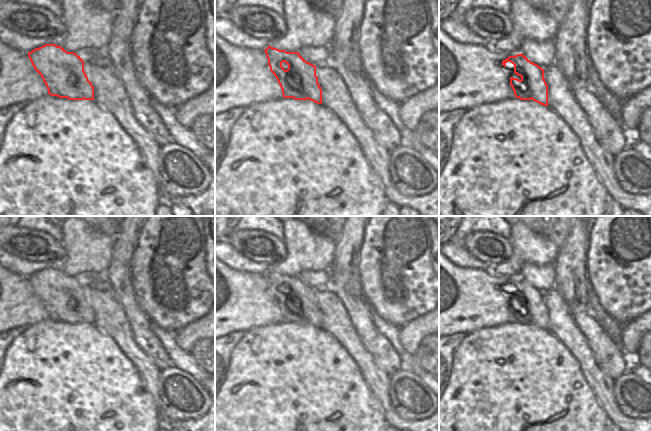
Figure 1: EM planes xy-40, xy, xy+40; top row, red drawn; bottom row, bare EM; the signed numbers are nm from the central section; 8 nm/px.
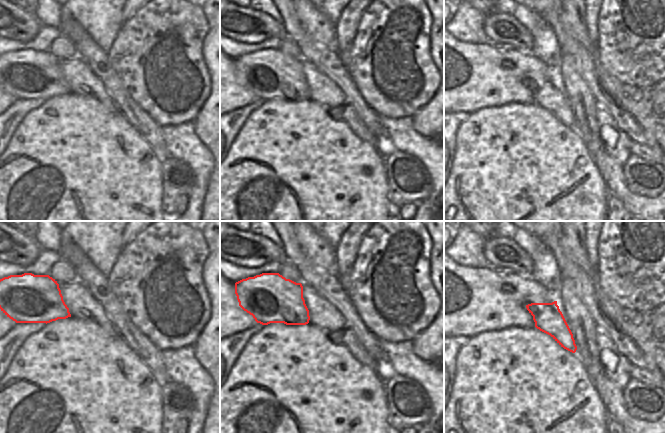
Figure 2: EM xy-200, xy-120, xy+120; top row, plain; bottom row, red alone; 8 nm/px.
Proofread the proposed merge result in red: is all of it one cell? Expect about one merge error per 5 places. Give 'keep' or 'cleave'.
keep

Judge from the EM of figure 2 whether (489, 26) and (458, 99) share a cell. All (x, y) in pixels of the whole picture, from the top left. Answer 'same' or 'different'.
different

